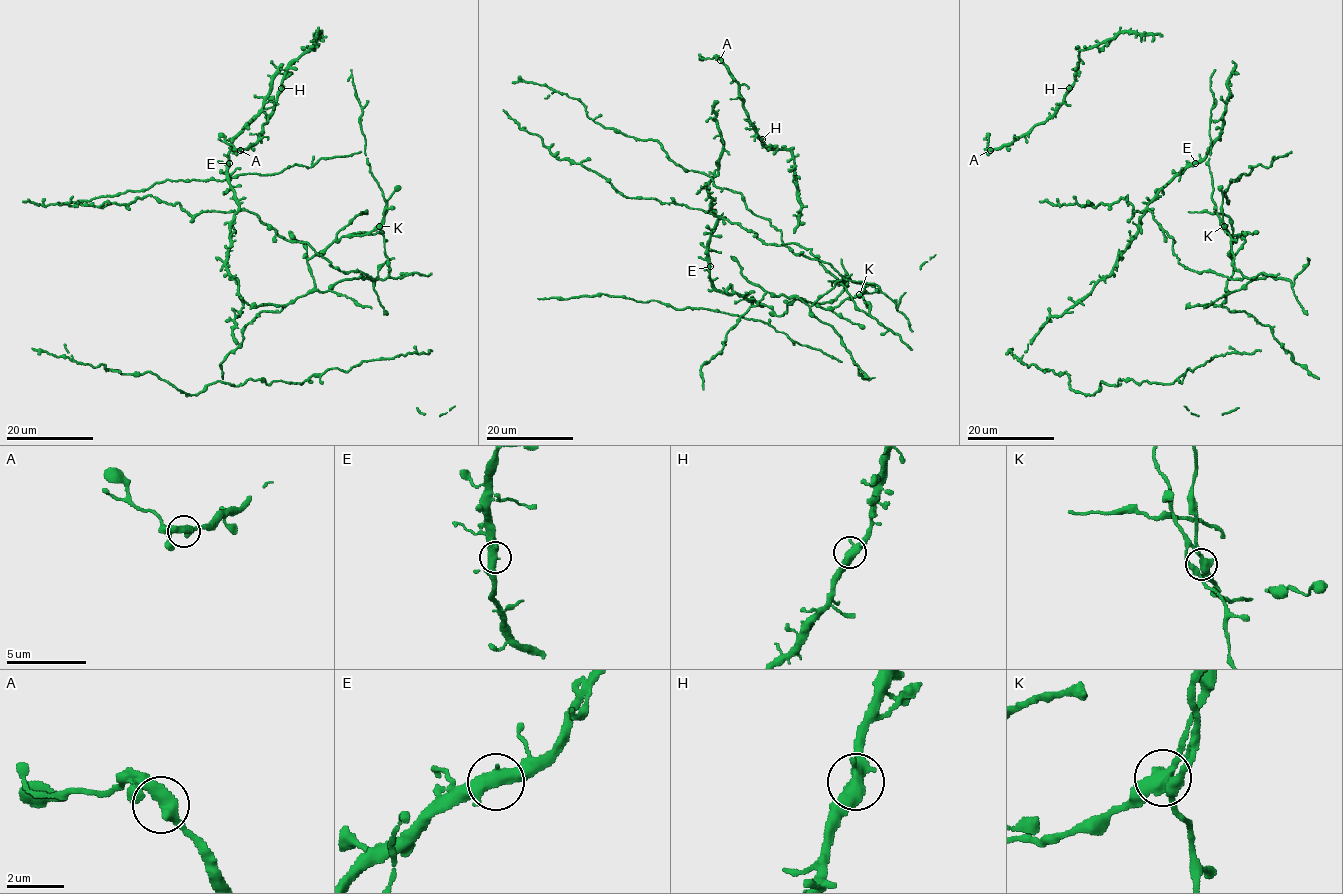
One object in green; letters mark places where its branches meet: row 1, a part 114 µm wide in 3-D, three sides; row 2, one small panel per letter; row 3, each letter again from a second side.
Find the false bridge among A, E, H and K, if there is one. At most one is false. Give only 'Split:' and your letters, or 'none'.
Split: K

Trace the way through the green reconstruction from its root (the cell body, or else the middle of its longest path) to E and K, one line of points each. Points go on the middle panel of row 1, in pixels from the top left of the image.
E: (808, 302), (833, 308), (860, 295), (869, 313), (809, 249), (765, 244), (720, 217), (708, 244), (710, 266)
K: (808, 302), (822, 308), (833, 308), (859, 294)

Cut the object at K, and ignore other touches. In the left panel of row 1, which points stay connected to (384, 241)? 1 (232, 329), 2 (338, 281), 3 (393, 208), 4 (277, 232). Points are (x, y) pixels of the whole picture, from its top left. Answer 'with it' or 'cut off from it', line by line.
1: with it
2: cut off from it
3: with it
4: with it

